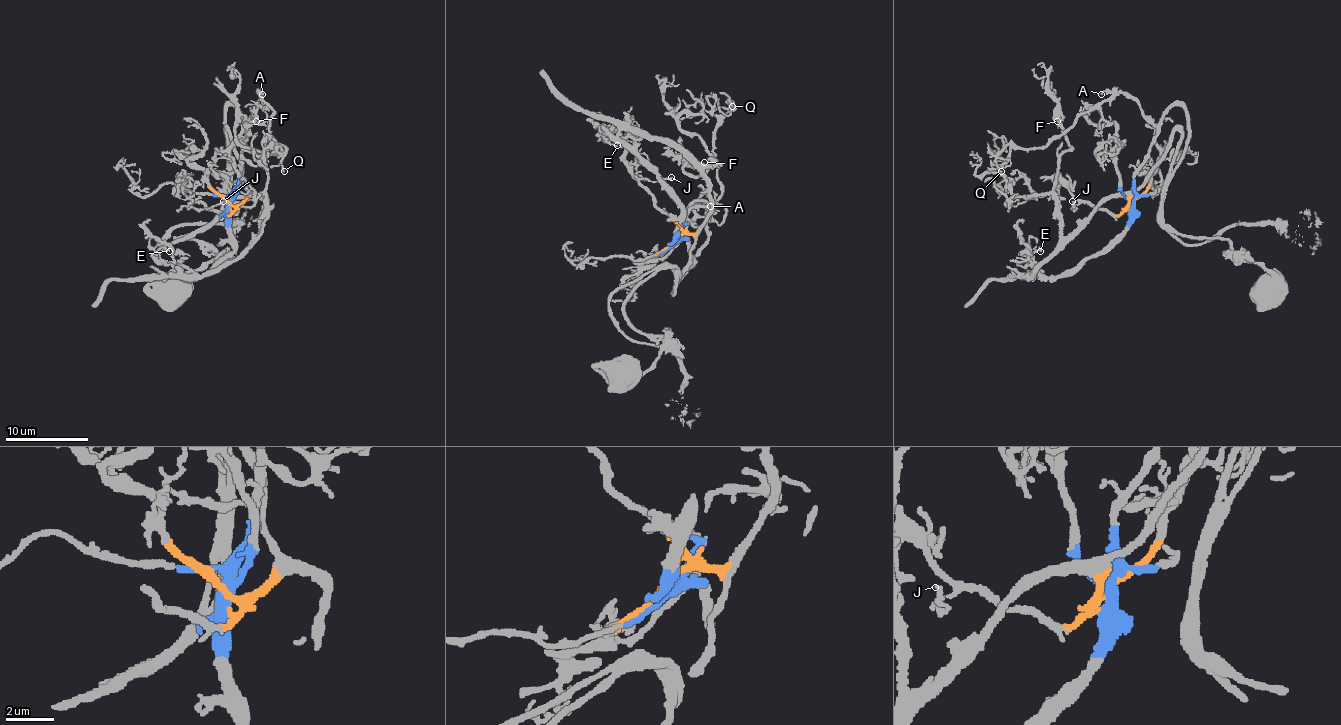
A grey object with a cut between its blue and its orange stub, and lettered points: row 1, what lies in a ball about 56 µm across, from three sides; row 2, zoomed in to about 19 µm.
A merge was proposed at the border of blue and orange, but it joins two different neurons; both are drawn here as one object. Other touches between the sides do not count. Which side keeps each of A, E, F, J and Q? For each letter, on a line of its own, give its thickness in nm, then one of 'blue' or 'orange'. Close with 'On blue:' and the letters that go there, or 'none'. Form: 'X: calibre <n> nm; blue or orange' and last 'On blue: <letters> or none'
A: calibre 180 nm; blue
E: calibre 180 nm; orange
F: calibre 160 nm; orange
J: calibre 180 nm; orange
Q: calibre 160 nm; blue
On blue: A, Q

